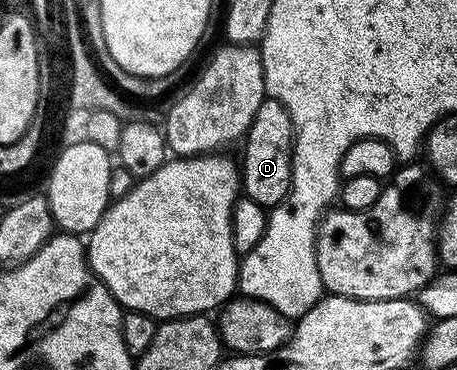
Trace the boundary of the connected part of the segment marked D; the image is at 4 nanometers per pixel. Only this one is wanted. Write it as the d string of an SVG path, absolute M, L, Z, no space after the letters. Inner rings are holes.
M266 99L255 111L251 127L243 138L245 154L239 157L239 185L244 196L255 203L272 207L285 200L293 174L293 124L291 115L279 102Z

